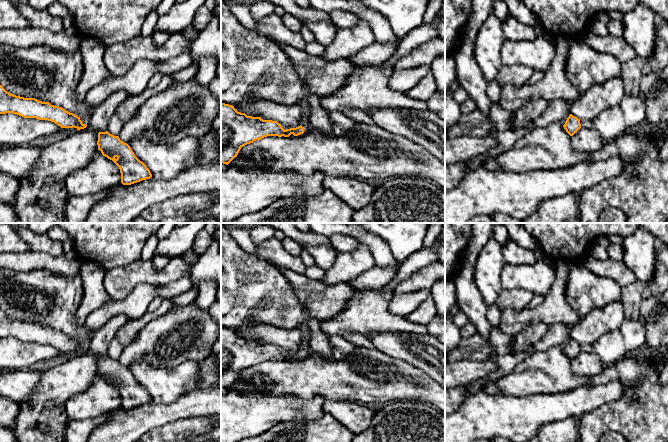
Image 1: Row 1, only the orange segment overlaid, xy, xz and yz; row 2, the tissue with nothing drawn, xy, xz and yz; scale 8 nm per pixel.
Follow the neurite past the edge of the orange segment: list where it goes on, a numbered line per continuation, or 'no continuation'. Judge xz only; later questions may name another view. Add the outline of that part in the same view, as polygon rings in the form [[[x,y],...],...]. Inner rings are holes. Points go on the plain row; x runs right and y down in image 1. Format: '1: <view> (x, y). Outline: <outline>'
1: xz (305, 329). Outline: [[[300,324],[298,328],[301,330],[302,333],[302,343],[300,349],[303,351],[304,356],[309,355],[312,352],[312,349],[309,344],[309,337],[310,337],[310,327],[308,324]]]

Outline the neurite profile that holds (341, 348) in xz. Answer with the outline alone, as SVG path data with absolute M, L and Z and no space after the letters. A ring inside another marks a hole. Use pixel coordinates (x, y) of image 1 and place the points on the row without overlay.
M331 335L329 342L332 347L331 358L334 360L341 360L349 354L353 353L356 346L349 341L345 340L340 335Z

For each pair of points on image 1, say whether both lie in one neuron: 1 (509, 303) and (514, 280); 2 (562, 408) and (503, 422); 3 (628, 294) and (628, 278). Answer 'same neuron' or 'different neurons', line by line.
1: different neurons
2: same neuron
3: different neurons

